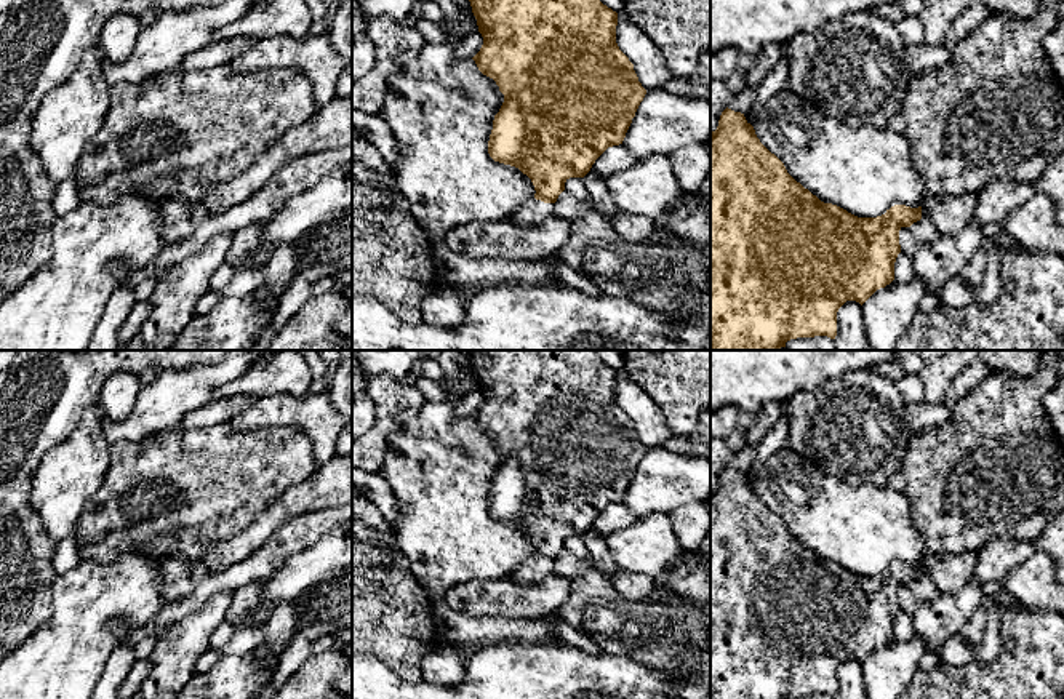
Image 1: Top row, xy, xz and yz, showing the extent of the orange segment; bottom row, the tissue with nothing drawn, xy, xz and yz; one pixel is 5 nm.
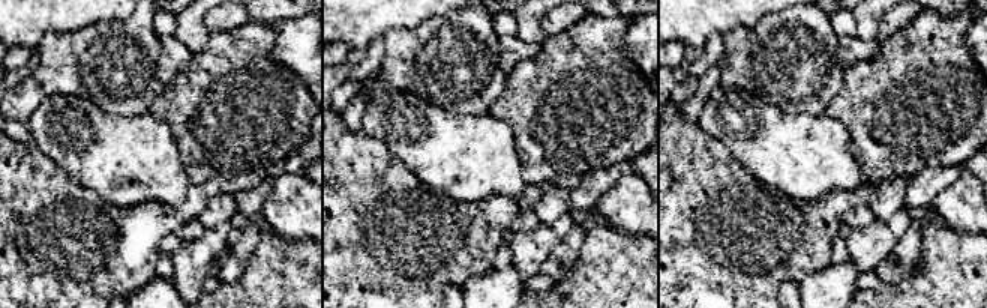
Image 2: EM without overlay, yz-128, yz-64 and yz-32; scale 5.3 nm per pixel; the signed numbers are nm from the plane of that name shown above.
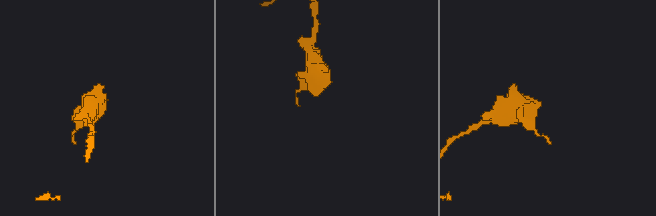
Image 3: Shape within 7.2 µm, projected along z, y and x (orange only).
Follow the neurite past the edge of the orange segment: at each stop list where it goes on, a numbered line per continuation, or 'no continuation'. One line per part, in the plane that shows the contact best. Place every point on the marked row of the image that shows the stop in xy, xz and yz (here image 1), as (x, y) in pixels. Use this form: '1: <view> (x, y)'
1: xz (535, 211)

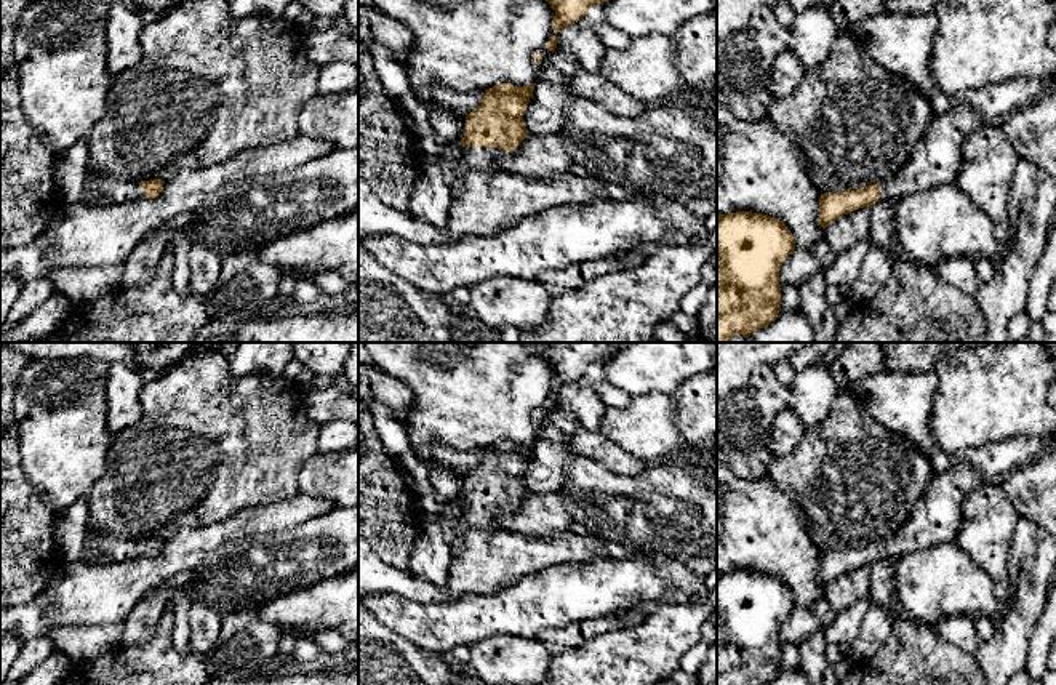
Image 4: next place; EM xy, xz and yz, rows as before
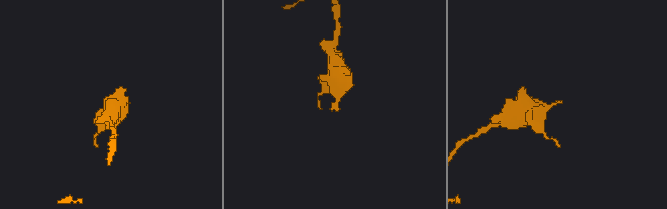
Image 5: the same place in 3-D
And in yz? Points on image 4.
1: yz (936, 159)

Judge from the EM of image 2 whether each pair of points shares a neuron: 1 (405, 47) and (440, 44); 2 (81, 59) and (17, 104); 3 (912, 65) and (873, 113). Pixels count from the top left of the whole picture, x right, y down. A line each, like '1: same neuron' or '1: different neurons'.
1: same neuron
2: same neuron
3: same neuron

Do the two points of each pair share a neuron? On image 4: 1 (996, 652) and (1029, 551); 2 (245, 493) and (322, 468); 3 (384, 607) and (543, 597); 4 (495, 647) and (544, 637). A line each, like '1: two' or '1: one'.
1: one
2: two
3: one
4: two

